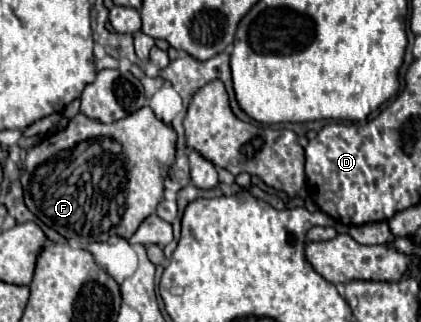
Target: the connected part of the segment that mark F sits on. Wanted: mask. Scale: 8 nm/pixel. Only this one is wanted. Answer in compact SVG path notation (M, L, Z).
M143 106L141 110L129 114L127 118L121 118L117 122L111 122L111 124L103 124L103 122L97 122L97 120L89 120L85 114L77 114L75 118L69 120L67 128L55 132L55 134L49 134L45 136L37 146L29 148L27 150L27 158L25 158L25 166L23 166L23 172L21 172L21 184L23 184L23 192L25 192L25 206L49 228L57 230L63 238L67 240L77 240L81 242L83 246L91 244L91 242L105 242L109 240L111 236L121 236L121 238L131 238L131 234L139 228L139 224L151 216L155 210L157 210L157 204L163 200L163 178L165 174L169 172L171 164L175 162L175 140L177 140L177 134L171 126L167 126L165 122L161 122L153 110L149 106Z

